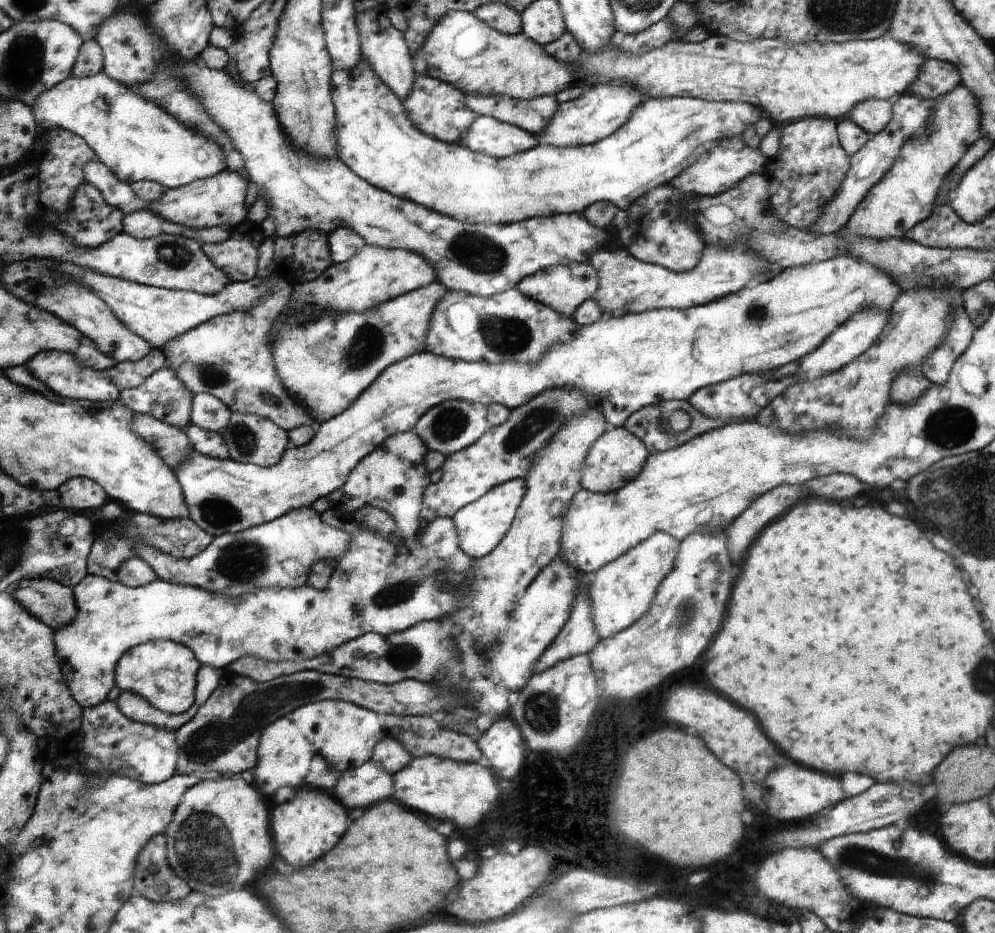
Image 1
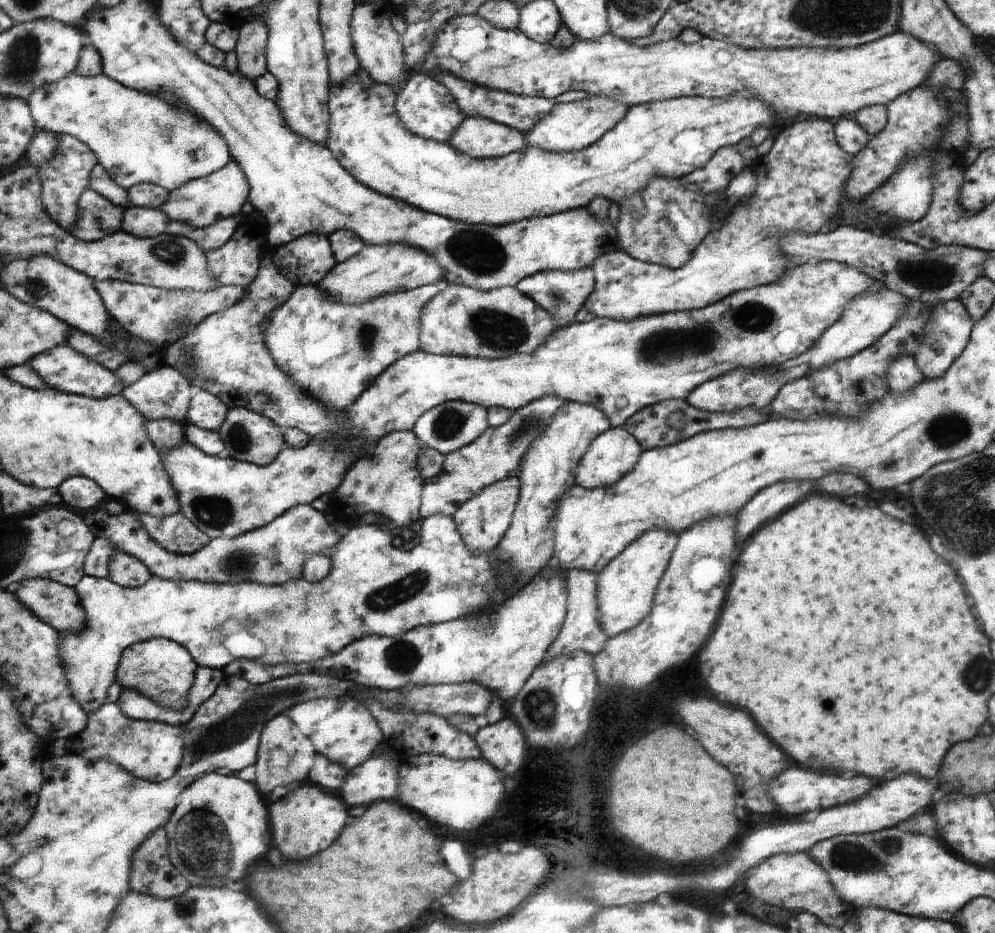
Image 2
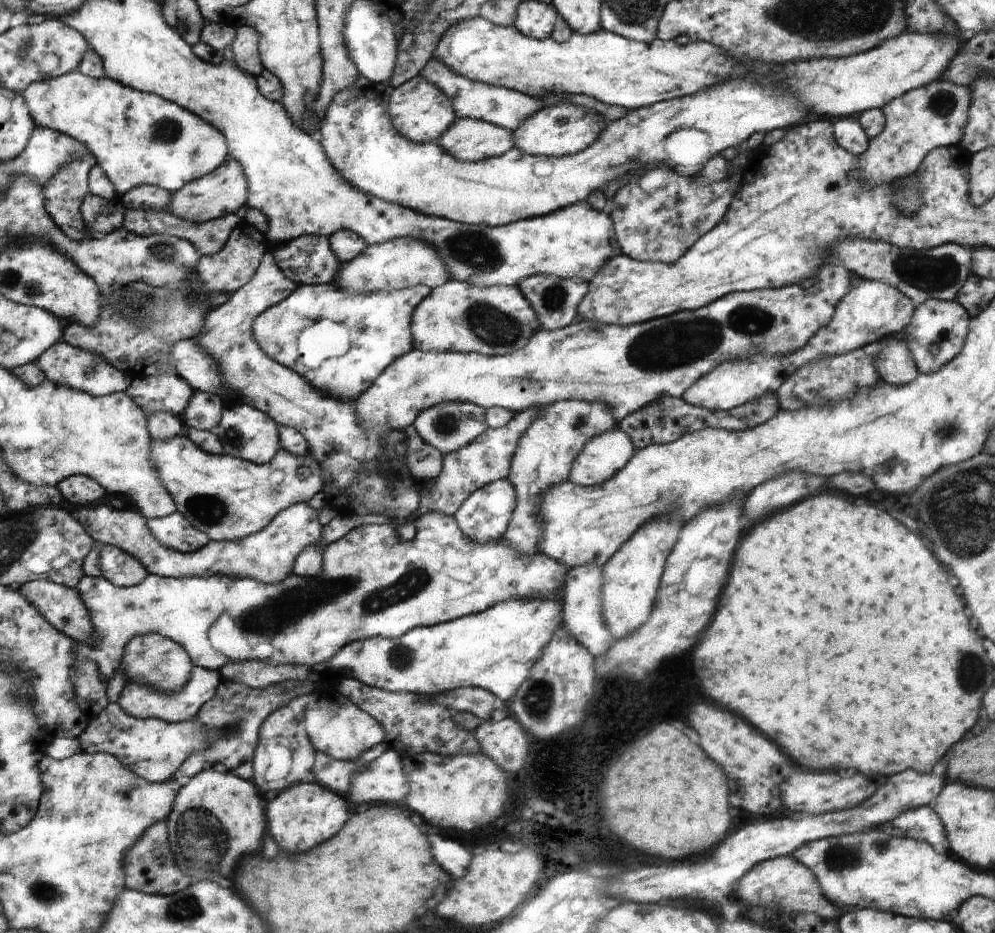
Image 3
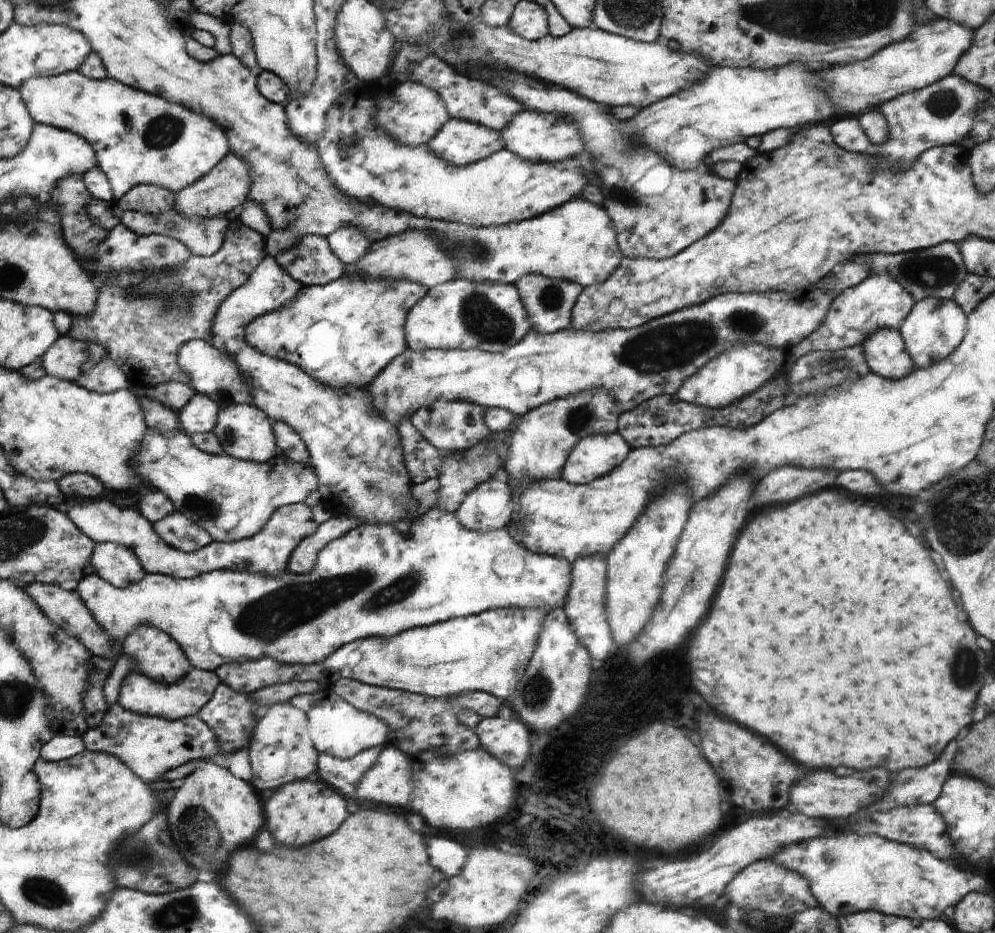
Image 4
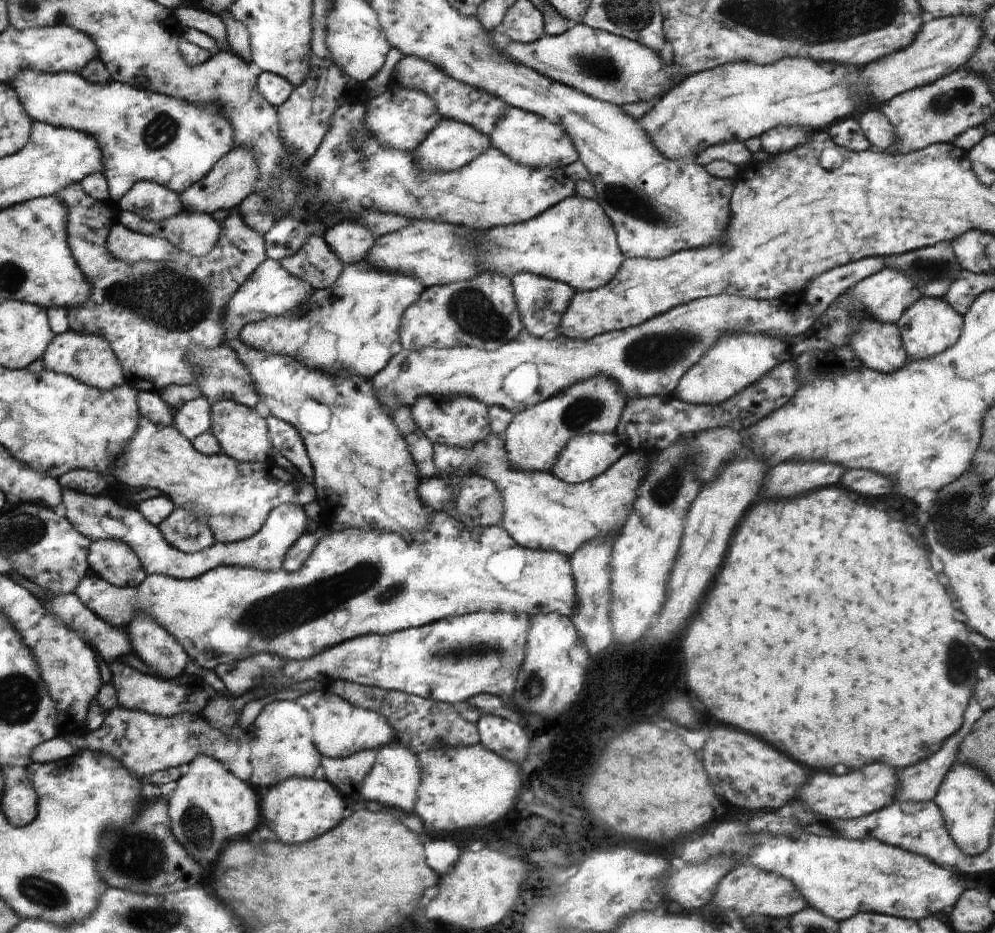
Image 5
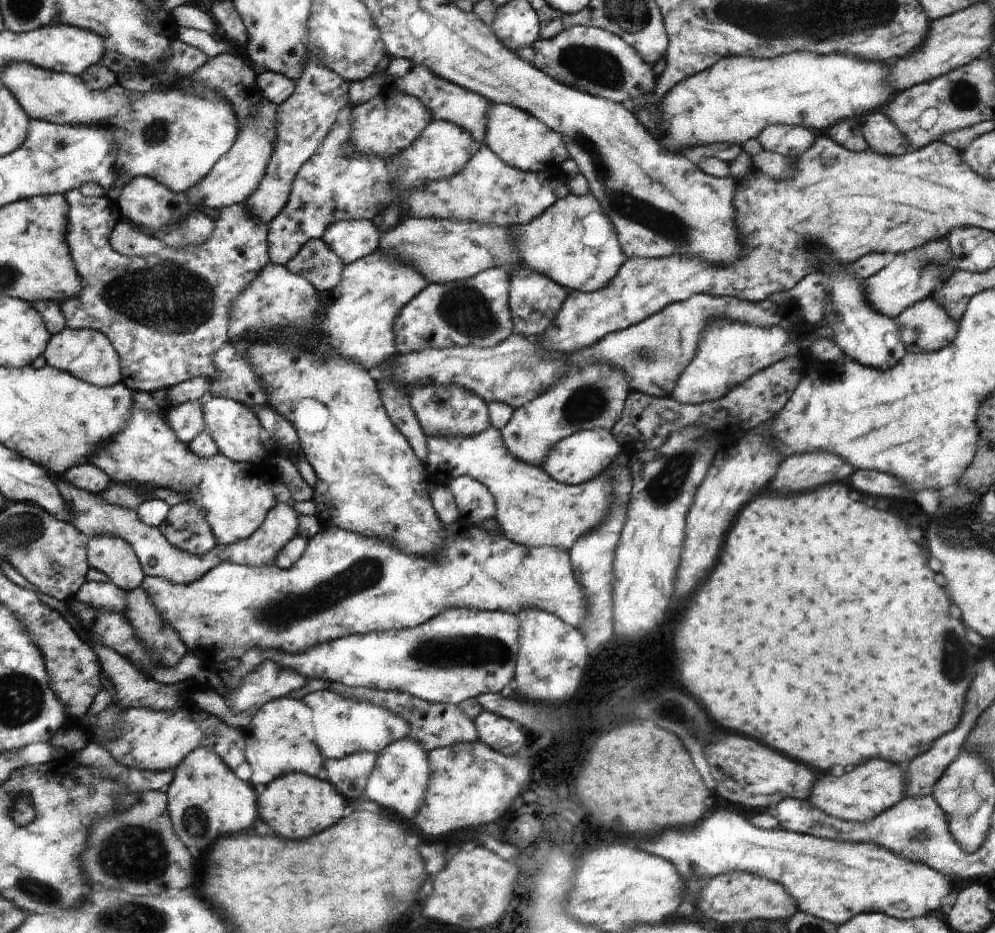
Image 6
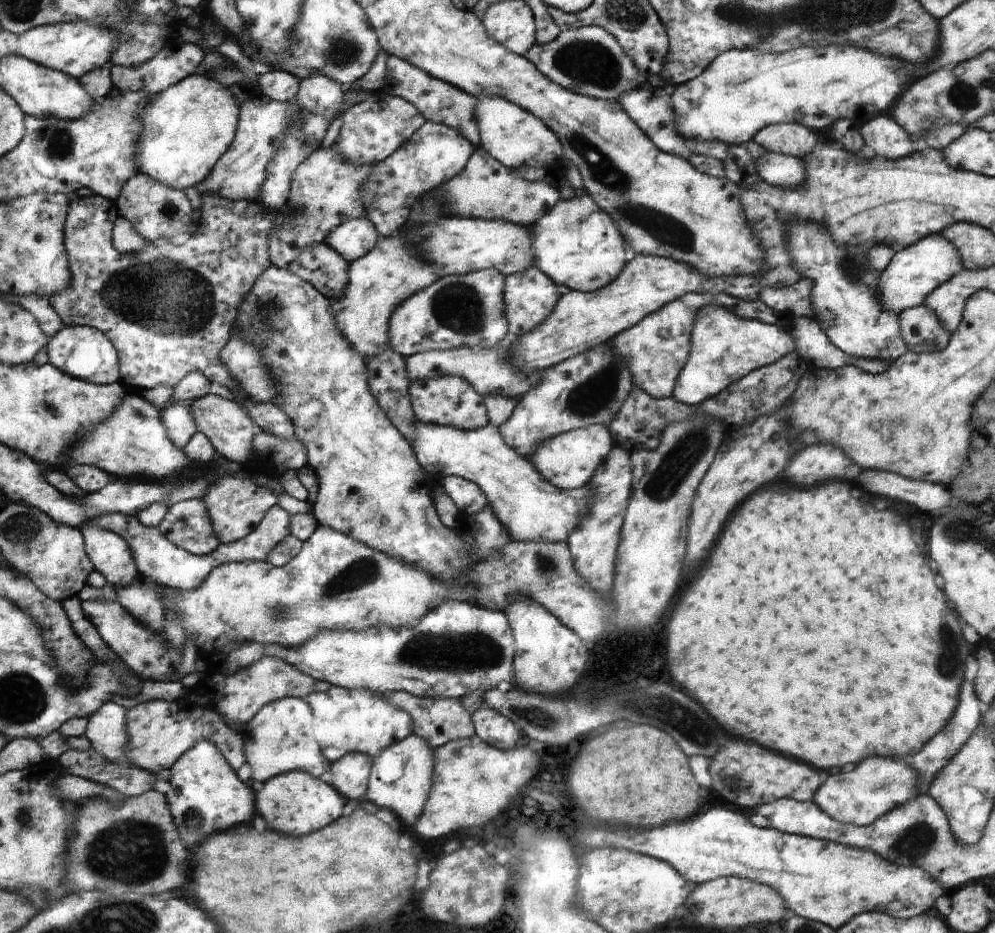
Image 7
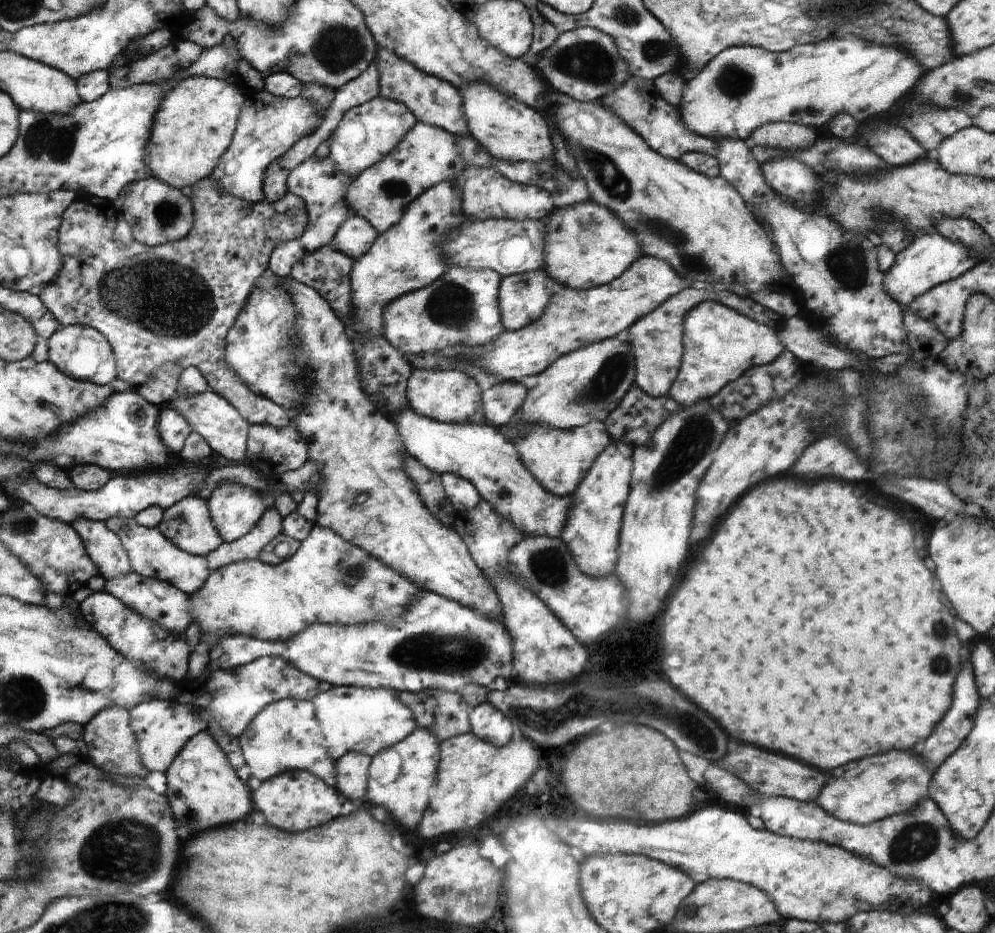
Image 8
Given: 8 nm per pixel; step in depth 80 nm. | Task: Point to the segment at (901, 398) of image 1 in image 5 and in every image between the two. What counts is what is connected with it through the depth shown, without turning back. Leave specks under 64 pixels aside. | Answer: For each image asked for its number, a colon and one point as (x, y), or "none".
2: (903, 374)
3: (895, 364)
4: (887, 355)
5: (879, 346)

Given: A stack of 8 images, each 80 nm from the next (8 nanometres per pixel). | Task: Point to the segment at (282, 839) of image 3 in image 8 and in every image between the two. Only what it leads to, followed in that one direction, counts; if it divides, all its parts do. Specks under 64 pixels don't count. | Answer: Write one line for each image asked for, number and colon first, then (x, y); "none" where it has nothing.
4: (300, 812)
5: (297, 810)
6: (295, 805)
7: (297, 803)
8: (295, 800)

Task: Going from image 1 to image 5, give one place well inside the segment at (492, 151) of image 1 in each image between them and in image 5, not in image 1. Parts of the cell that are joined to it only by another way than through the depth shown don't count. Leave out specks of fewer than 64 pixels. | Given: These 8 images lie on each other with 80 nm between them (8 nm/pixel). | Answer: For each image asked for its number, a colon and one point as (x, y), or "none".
2: (480, 138)
3: (471, 140)
4: (460, 142)
5: (451, 145)

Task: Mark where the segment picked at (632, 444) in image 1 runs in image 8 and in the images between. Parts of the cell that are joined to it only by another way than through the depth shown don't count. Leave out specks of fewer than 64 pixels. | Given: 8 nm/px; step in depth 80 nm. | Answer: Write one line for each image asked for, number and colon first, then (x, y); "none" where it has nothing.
2: (614, 454)
3: (607, 454)
4: (594, 456)
5: (586, 456)
6: (582, 456)
7: (570, 460)
8: (559, 459)

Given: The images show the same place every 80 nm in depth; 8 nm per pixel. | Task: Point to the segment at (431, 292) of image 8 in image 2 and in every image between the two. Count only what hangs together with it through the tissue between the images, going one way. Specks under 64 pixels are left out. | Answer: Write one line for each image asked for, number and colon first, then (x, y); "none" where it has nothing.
2: (463, 321)
3: (457, 316)
4: (460, 314)
5: (481, 312)
6: (476, 311)
7: (457, 310)

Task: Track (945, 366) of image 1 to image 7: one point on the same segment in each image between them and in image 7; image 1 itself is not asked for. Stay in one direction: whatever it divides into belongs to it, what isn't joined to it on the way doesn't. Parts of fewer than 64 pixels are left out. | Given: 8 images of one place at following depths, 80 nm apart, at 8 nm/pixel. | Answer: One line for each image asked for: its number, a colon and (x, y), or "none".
2: (947, 333)
3: (937, 332)
4: (934, 328)
5: (930, 326)
6: (925, 327)
7: (922, 330)

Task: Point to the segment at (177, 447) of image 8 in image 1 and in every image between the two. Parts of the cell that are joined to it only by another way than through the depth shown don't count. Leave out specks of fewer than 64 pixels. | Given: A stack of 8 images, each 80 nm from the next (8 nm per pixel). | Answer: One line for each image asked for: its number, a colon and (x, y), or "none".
1: (209, 413)
2: (206, 411)
3: (204, 409)
4: (200, 414)
5: (193, 418)
6: (187, 420)
7: (179, 420)

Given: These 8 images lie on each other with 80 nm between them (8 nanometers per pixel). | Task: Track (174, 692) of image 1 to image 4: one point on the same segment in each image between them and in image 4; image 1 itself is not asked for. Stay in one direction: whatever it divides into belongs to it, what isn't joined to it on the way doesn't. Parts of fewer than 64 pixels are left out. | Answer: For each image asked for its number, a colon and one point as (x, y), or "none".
2: (163, 670)
3: (153, 660)
4: (155, 655)

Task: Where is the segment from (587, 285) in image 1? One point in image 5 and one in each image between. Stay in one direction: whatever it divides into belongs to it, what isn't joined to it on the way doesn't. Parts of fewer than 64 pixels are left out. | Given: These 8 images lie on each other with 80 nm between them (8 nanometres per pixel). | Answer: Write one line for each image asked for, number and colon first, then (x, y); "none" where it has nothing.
2: (562, 294)
3: (556, 300)
4: (549, 301)
5: (542, 302)

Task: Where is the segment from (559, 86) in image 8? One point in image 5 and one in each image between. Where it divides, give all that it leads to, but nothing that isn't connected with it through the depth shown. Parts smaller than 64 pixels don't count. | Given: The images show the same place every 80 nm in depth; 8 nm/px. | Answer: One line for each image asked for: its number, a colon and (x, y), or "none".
5: (611, 68)
6: (594, 60)
7: (588, 59)

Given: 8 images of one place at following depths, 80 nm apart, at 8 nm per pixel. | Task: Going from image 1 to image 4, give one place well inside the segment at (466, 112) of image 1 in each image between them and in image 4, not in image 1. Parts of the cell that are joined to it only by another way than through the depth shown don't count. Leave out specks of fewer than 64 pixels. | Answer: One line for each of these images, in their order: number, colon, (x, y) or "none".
2: (426, 108)
3: (422, 112)
4: (413, 114)

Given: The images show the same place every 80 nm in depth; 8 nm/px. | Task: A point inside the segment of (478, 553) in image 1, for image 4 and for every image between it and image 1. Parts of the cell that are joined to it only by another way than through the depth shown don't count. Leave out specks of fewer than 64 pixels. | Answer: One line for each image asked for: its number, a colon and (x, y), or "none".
2: (483, 521)
3: (484, 517)
4: (489, 507)

